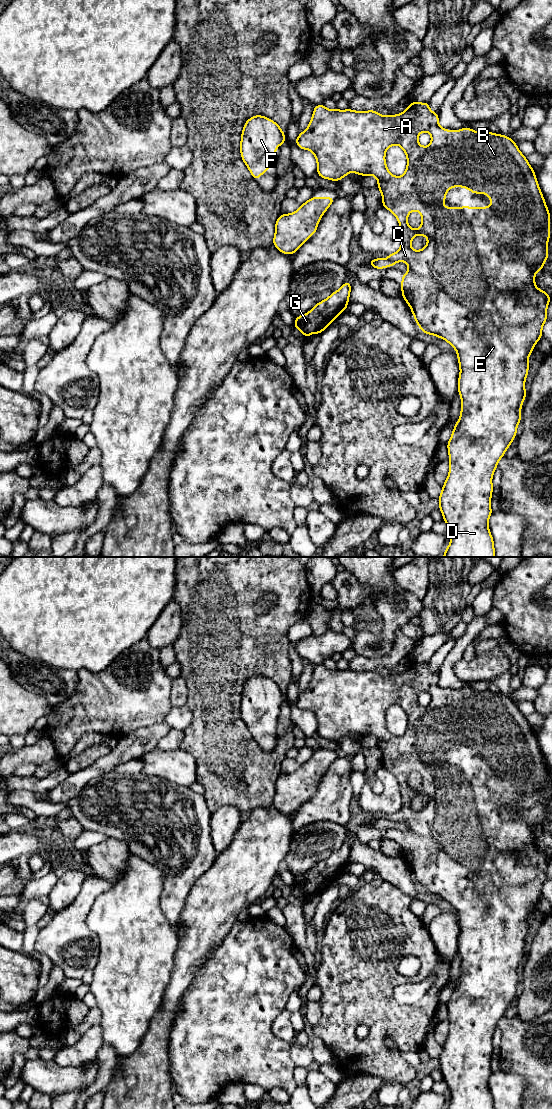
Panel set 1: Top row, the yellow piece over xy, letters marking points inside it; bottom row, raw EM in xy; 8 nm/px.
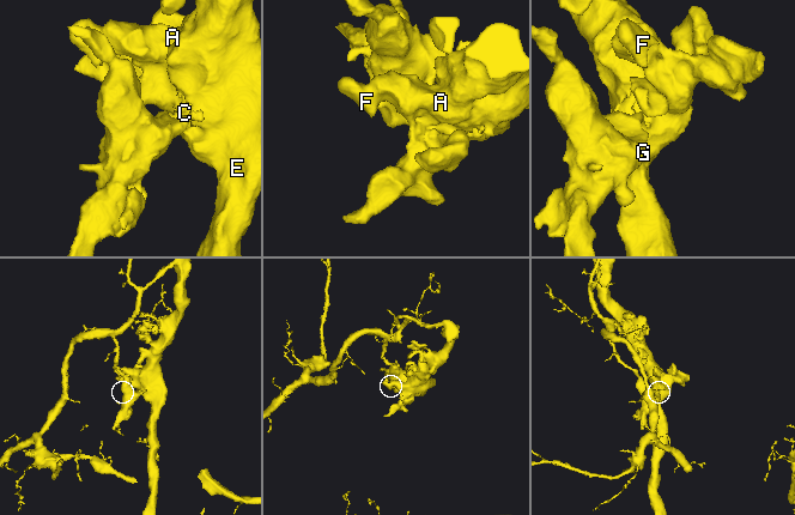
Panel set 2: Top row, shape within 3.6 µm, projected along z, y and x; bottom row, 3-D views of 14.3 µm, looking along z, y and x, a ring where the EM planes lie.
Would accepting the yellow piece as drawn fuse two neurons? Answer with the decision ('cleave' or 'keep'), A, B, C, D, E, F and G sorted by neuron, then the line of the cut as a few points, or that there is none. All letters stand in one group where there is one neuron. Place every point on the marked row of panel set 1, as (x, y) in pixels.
cleave | A B C D E F / G | xy (385, 260), (391, 265)

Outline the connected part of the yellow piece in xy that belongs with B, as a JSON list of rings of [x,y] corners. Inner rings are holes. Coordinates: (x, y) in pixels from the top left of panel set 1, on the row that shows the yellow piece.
[[[410,102],[408,108],[400,114],[383,116],[375,110],[369,111],[354,111],[350,108],[347,110],[331,110],[327,109],[323,104],[314,106],[312,119],[309,122],[308,128],[301,132],[296,138],[296,145],[303,150],[310,150],[314,153],[317,160],[317,174],[324,179],[338,182],[346,177],[350,172],[361,175],[372,175],[378,180],[378,189],[382,193],[382,205],[387,210],[391,211],[397,218],[401,231],[401,247],[394,254],[387,255],[387,262],[393,267],[395,263],[404,261],[409,267],[407,273],[403,273],[400,287],[402,289],[402,297],[408,303],[415,321],[424,334],[434,335],[447,341],[456,351],[458,363],[460,367],[460,375],[458,378],[458,393],[461,397],[461,413],[459,420],[454,426],[450,440],[447,443],[449,453],[449,474],[442,485],[443,489],[439,495],[439,509],[442,512],[443,520],[446,522],[450,531],[450,544],[445,549],[443,557],[495,557],[494,541],[488,527],[488,521],[492,514],[491,497],[493,491],[492,476],[499,460],[504,456],[505,451],[511,446],[513,439],[517,433],[517,426],[521,421],[521,406],[526,398],[525,379],[528,375],[529,365],[528,357],[532,354],[532,350],[542,335],[542,327],[547,321],[547,307],[551,297],[543,290],[535,286],[535,273],[541,271],[545,261],[548,259],[548,241],[550,238],[550,213],[546,206],[543,194],[539,188],[535,172],[532,166],[528,163],[515,143],[508,136],[493,134],[489,130],[476,132],[471,128],[465,127],[457,131],[449,131],[446,128],[439,126],[439,114],[432,112],[429,103]],[[421,132],[428,132],[432,139],[429,146],[423,147],[418,143],[418,135]],[[391,145],[399,145],[407,156],[407,167],[405,173],[396,177],[392,175],[385,162],[386,150]],[[451,187],[463,187],[471,191],[472,194],[484,193],[490,198],[492,204],[488,207],[442,207],[441,204],[446,201],[446,192]],[[411,211],[421,213],[422,223],[417,230],[413,230],[407,218]],[[416,235],[423,235],[428,239],[427,245],[415,251],[410,244]]]

